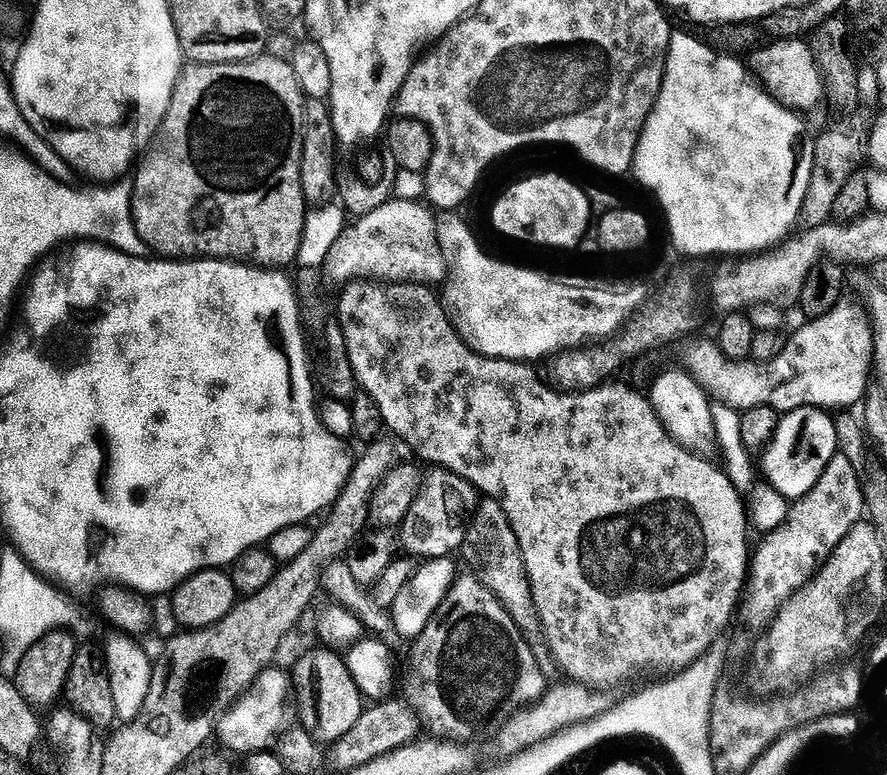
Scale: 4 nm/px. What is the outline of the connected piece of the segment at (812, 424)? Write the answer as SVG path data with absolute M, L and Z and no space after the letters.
M800 407L781 419L778 430L772 433L770 443L763 449L762 476L768 479L767 483L779 495L795 502L815 487L826 466L837 454L835 419L825 409Z

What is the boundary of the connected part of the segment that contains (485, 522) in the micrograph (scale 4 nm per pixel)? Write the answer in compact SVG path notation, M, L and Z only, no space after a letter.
M484 498L470 516L464 533L462 557L469 564L475 577L481 581L503 604L518 626L533 623L534 611L531 604L530 584L524 569L522 550L518 538L506 518L506 510L499 499Z

